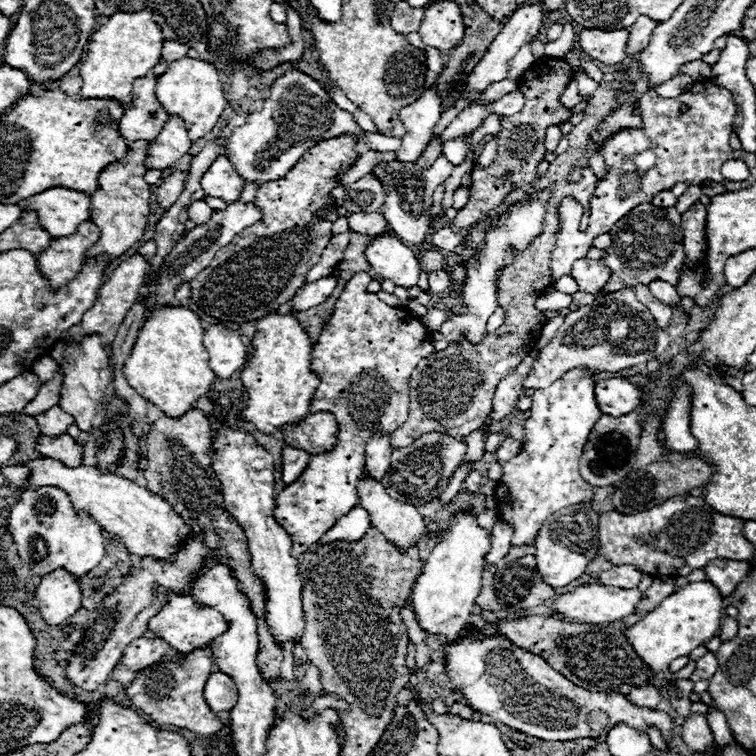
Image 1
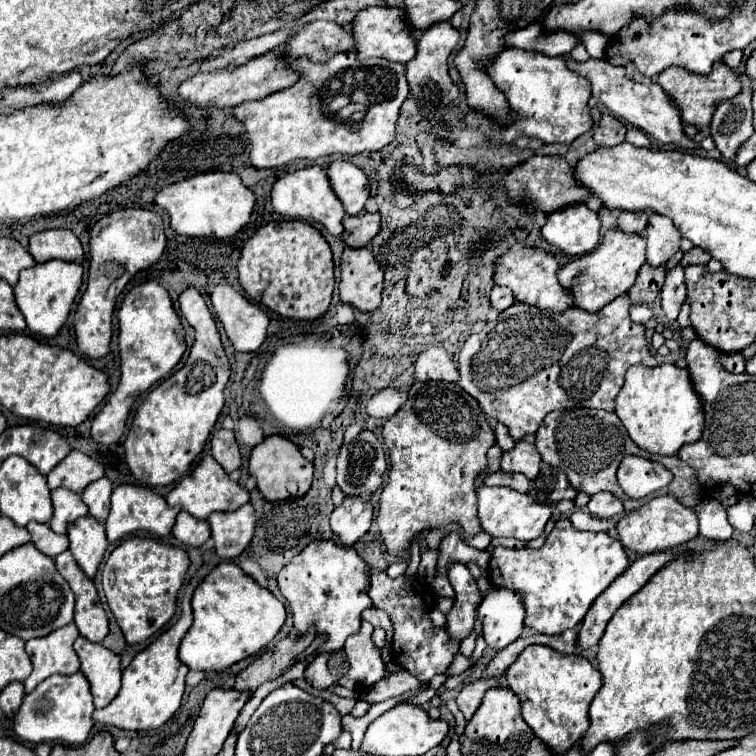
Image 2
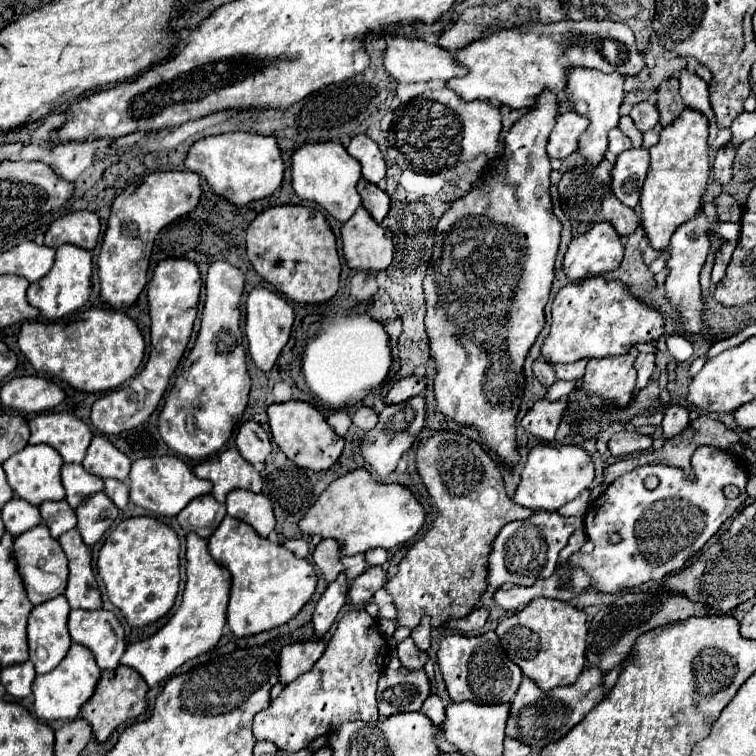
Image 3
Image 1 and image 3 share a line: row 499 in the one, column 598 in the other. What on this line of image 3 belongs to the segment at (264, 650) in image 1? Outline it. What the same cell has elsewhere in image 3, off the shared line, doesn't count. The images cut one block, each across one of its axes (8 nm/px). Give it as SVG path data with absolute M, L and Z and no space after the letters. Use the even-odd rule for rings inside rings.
M602 158L600 164L580 164L572 170L568 170L560 184L558 184L558 194L560 194L560 202L562 202L562 210L566 212L568 220L572 222L572 228L576 232L588 232L594 224L598 222L610 222L618 234L632 234L640 220L636 216L636 212L632 208L628 208L626 204L622 204L614 192L612 192L612 168L614 164L608 158Z

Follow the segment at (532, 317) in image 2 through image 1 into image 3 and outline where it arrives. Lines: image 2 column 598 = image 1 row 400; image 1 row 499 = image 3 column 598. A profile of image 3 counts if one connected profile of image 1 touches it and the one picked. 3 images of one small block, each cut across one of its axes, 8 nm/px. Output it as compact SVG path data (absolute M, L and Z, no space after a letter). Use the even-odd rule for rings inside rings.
M594 276L580 284L568 284L556 294L550 334L542 346L542 360L554 366L582 358L620 356L636 342L654 342L662 334L664 318L660 310L638 302L620 282L606 282L604 278Z

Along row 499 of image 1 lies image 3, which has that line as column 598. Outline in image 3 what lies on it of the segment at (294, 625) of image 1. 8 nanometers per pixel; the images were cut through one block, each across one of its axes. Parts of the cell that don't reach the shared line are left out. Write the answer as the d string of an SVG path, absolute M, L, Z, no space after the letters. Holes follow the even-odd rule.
M600 222L586 234L572 238L564 256L564 274L572 280L586 280L616 270L624 258L624 246L614 226Z

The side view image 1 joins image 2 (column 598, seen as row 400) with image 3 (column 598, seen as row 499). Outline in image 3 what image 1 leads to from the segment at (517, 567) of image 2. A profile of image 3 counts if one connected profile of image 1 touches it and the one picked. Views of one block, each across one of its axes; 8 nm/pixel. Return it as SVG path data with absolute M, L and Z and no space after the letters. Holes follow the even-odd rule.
M698 448L692 456L692 470L694 470L694 480L686 478L684 470L672 468L672 466L640 466L634 468L630 474L616 478L606 492L602 492L594 502L590 502L584 524L586 524L586 536L594 542L594 552L584 554L584 552L574 552L570 556L570 564L574 568L582 568L590 580L592 588L598 592L618 592L630 586L644 584L648 580L662 580L664 576L678 572L686 566L688 558L698 552L722 526L726 518L730 518L738 508L742 508L746 500L746 468L742 462L738 462L736 456L732 456L726 450L720 448ZM648 474L656 474L660 478L660 484L656 490L646 490L644 488L644 478ZM726 484L734 484L740 488L738 498L730 500L724 498L722 488ZM618 534L620 542L612 544L610 536Z

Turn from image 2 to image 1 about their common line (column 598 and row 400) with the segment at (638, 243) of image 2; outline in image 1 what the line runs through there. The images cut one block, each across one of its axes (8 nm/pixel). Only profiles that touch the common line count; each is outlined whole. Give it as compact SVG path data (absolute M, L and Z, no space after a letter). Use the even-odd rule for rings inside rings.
M268 314L264 320L258 320L258 332L250 344L248 360L240 370L246 400L236 412L236 420L254 424L262 434L272 434L284 424L300 422L308 414L316 390L316 374L310 372L312 344L294 314Z

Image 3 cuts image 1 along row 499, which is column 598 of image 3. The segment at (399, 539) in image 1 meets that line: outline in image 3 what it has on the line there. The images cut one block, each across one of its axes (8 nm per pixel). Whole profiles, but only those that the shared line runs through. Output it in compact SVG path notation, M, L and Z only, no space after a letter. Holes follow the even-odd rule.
M632 348L624 358L594 360L594 366L590 360L580 386L586 388L586 392L606 396L606 400L614 404L626 404L626 400L630 400L636 388L636 356L638 350Z

